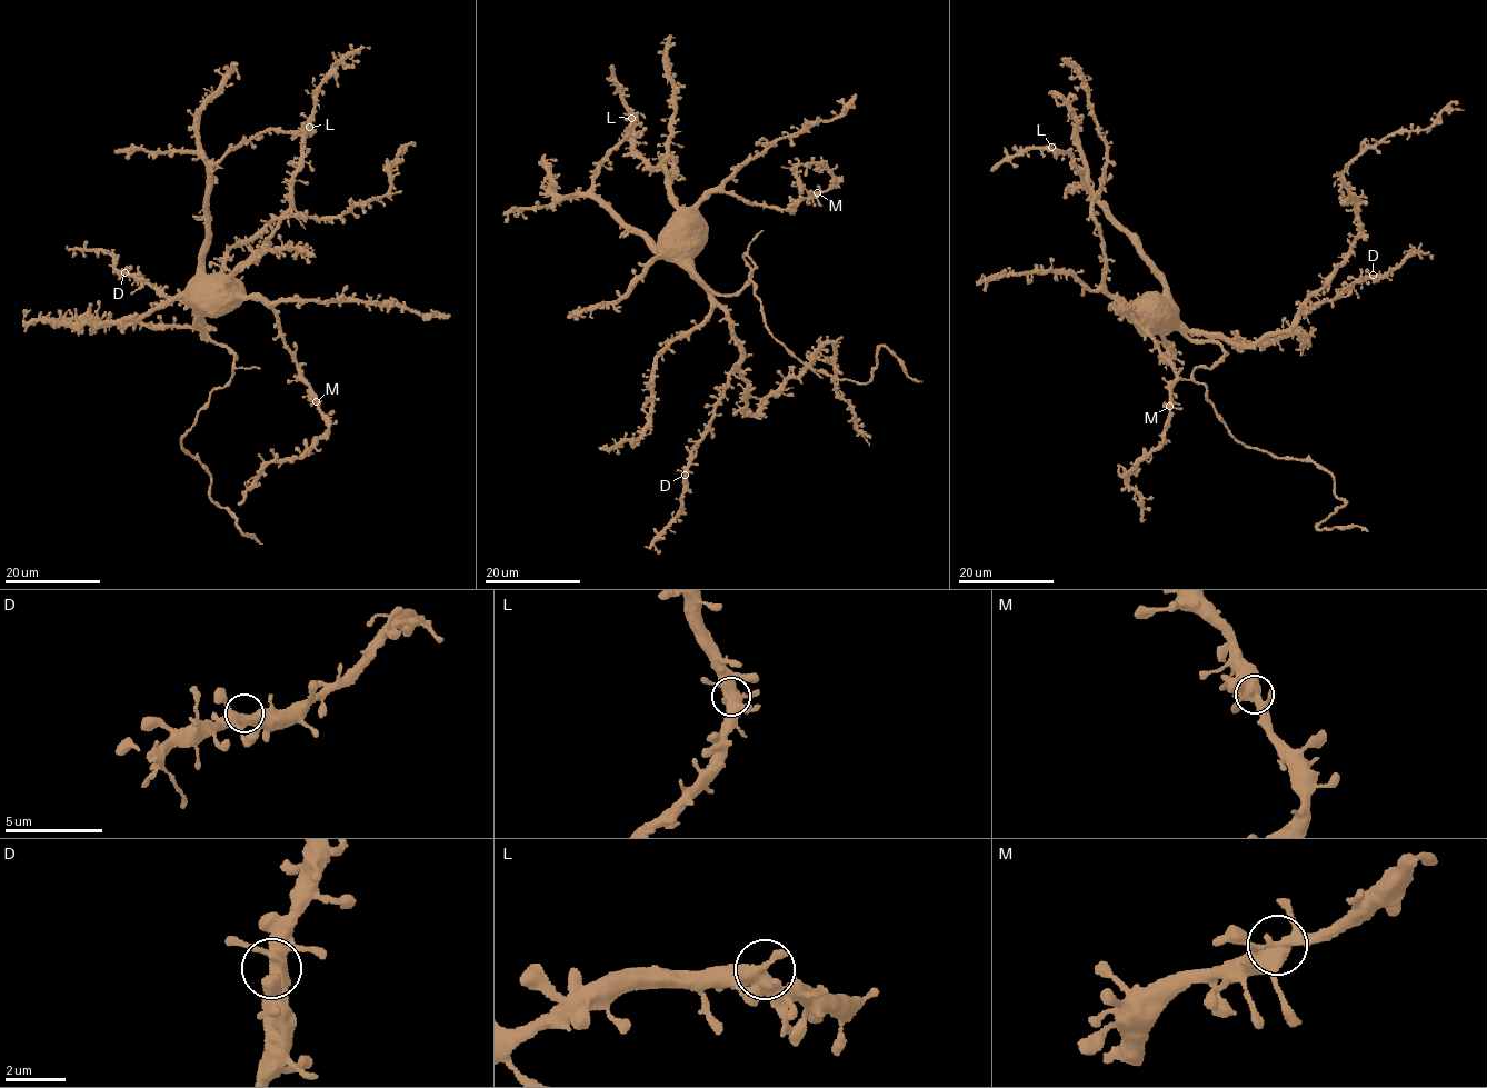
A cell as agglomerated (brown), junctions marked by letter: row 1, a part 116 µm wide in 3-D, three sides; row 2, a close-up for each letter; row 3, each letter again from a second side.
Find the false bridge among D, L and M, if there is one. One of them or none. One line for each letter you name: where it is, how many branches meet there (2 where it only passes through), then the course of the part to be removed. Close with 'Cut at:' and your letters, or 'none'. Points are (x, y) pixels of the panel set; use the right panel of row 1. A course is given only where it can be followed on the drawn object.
Cut at: none

